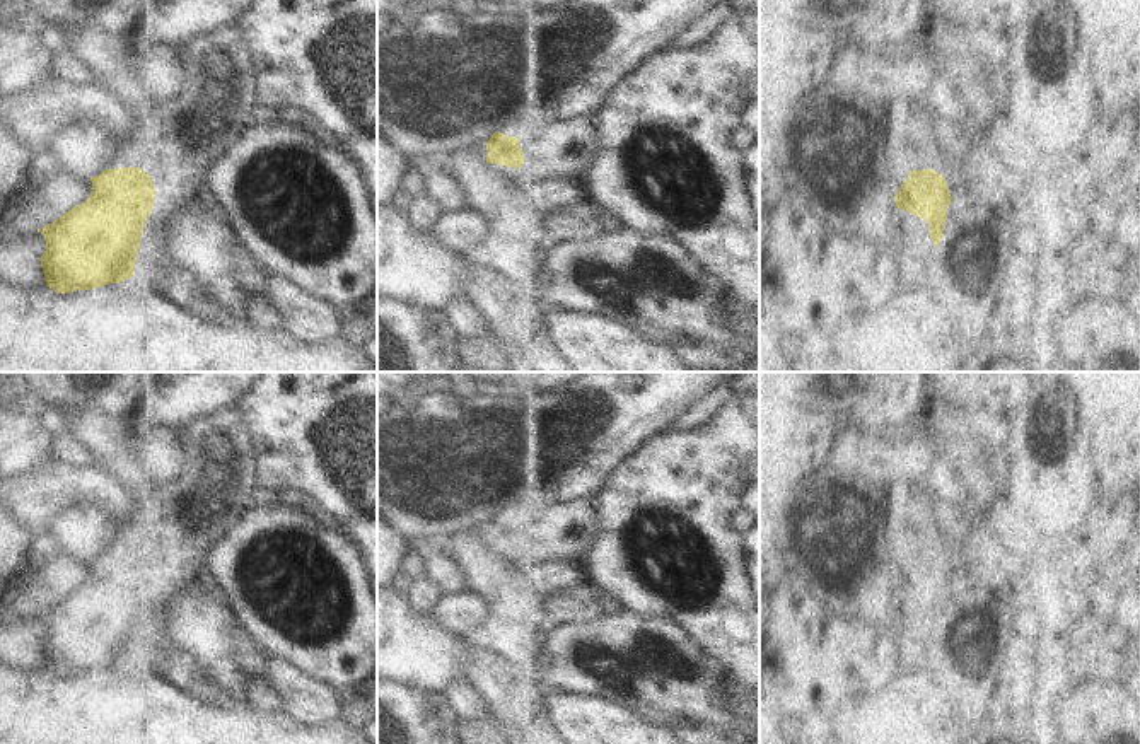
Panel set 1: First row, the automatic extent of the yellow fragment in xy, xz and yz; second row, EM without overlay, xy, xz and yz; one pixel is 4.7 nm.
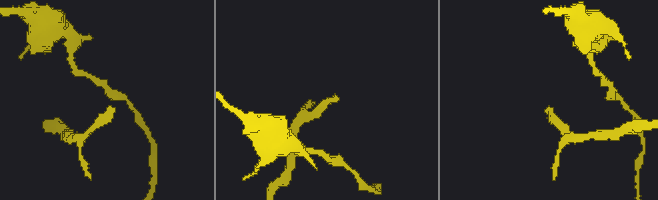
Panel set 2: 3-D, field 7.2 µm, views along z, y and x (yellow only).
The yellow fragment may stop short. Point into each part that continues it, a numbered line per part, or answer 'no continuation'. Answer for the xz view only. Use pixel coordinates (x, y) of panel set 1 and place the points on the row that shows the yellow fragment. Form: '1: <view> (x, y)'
1: xz (577, 147)

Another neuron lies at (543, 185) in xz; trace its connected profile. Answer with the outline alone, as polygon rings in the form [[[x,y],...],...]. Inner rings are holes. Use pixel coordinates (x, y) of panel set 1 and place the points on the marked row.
[[[526,160],[515,169],[517,200],[534,215],[587,200],[589,189],[580,174],[558,160]]]

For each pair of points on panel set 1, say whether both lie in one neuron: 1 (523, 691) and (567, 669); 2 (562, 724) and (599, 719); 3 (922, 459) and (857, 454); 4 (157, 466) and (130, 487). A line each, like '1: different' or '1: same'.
1: different
2: same
3: same
4: different

